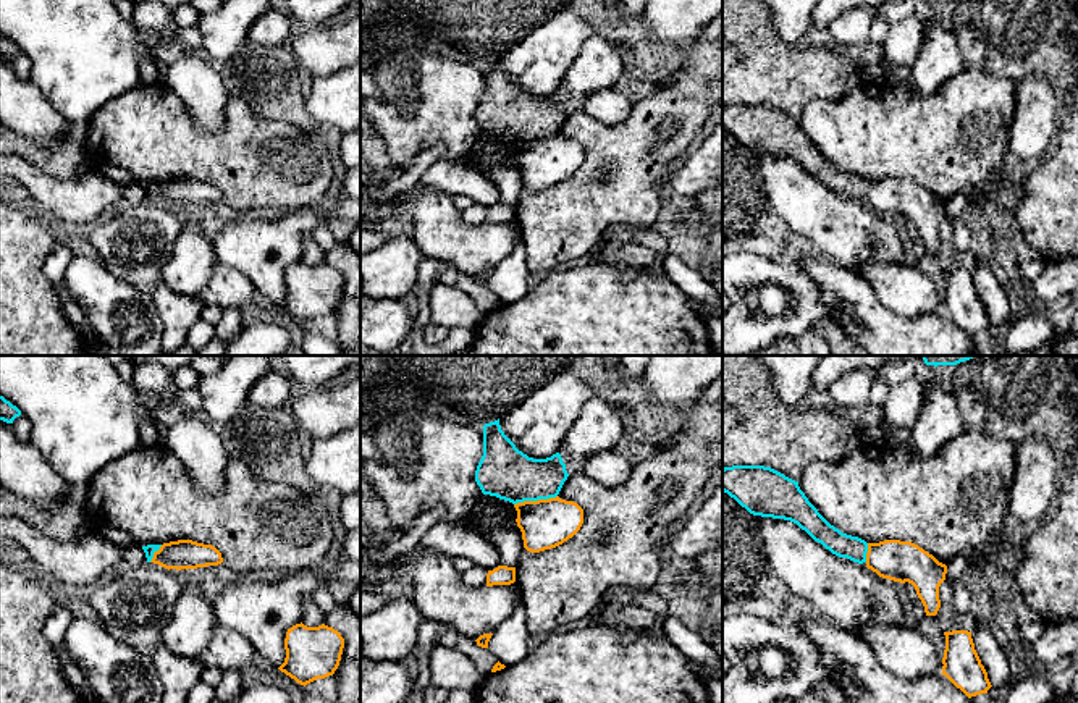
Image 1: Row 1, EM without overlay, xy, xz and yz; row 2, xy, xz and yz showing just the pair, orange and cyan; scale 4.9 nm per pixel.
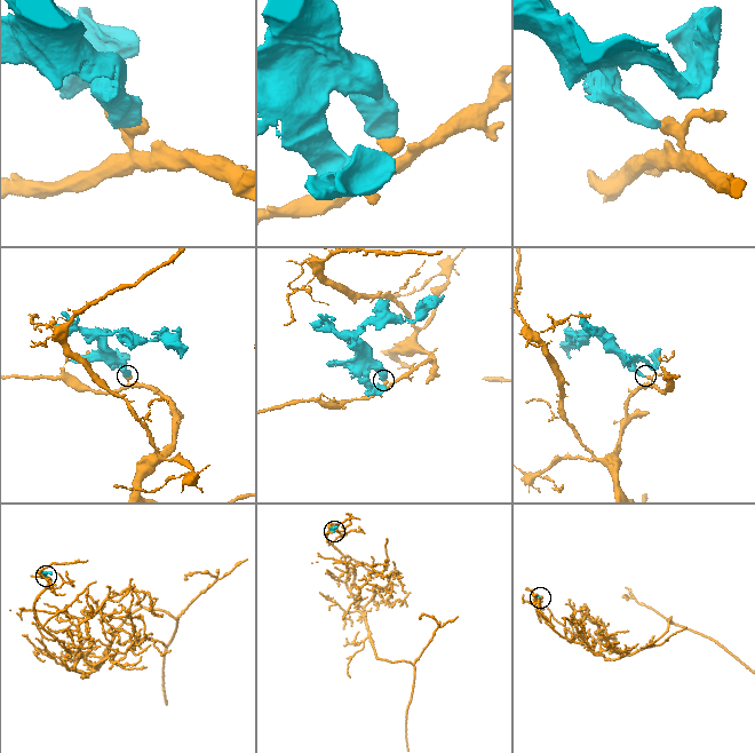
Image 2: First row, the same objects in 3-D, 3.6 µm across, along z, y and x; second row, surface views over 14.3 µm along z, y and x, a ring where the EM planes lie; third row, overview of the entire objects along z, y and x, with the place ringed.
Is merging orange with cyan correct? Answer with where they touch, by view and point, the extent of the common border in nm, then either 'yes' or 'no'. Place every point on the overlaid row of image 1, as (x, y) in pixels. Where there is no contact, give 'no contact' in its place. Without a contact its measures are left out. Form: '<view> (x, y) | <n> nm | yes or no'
xz (535, 501) | 220 nm | no

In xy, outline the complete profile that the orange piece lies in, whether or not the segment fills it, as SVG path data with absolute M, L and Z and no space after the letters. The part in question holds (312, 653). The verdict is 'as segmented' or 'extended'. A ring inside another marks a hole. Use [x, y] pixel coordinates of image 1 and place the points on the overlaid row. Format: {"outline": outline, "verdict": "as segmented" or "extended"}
{"outline": "M301 622L286 632L286 658L278 669L305 687L335 674L343 648L344 638L333 627L307 627Z", "verdict": "as segmented"}

